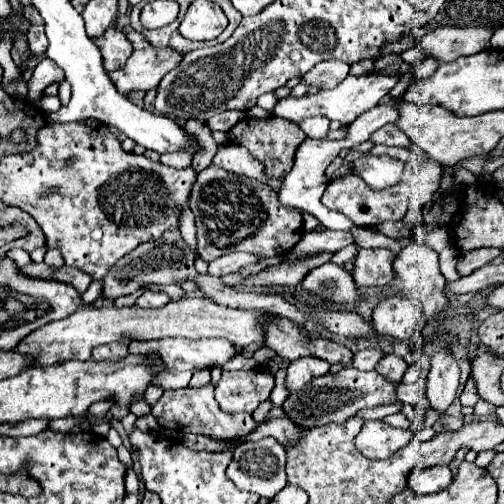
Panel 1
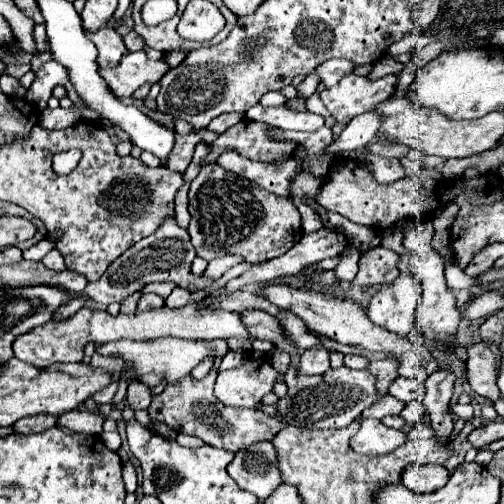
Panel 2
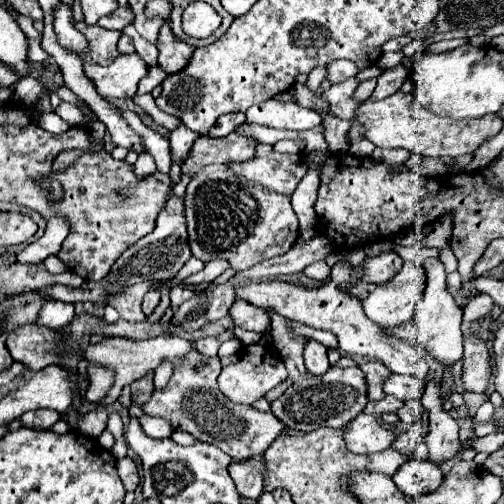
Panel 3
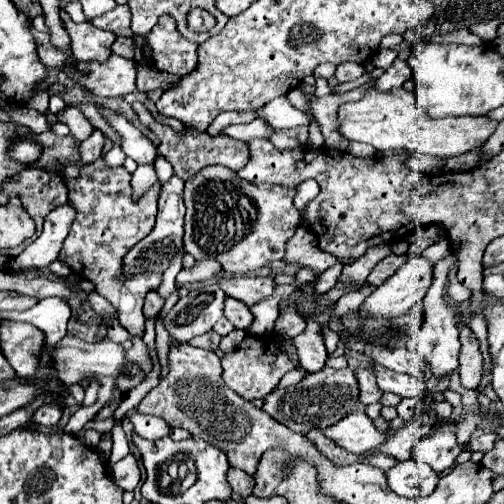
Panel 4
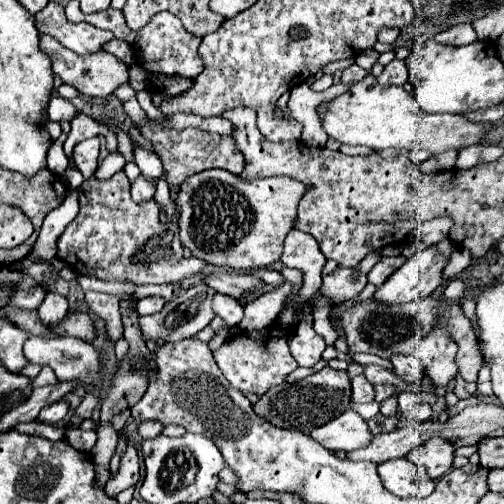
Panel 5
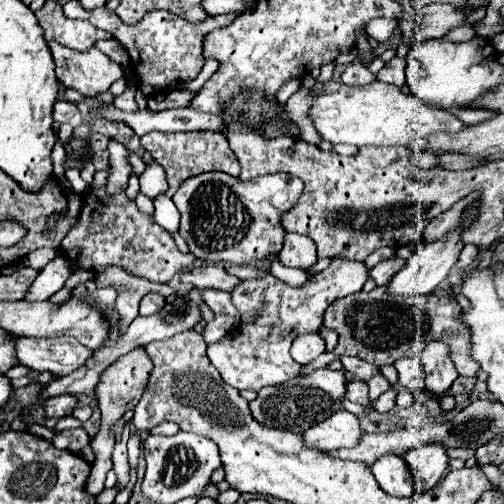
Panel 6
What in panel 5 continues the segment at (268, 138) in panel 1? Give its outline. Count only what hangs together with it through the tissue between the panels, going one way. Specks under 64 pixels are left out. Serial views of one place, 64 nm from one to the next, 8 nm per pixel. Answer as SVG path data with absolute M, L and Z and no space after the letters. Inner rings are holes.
M132 98L128 102L124 102L124 110L128 112L128 116L138 122L142 126L142 134L152 140L154 144L154 152L158 154L158 158L164 164L164 170L168 172L168 184L170 186L180 186L188 176L198 174L202 170L208 168L224 168L232 174L238 174L244 170L244 154L236 148L234 140L230 136L220 136L214 132L204 132L198 128L184 128L184 130L168 130L162 128L158 124L152 124L150 118L146 116L146 112L140 108L138 100Z

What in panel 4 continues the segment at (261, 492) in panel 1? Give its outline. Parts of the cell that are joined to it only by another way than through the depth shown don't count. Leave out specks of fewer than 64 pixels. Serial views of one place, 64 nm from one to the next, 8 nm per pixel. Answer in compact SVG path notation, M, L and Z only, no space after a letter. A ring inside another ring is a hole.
M230 468L230 470L228 470L228 482L232 484L232 490L234 490L236 494L240 494L242 498L252 496L252 490L254 490L254 486L256 486L256 480L254 480L250 474L242 472L240 468Z

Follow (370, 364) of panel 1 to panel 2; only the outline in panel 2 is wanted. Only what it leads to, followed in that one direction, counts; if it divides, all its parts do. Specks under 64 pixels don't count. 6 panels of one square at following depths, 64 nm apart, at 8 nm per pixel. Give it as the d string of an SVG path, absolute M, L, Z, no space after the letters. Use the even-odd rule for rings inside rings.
M346 354L344 356L344 366L348 368L356 368L356 370L366 370L370 364L370 358L360 356L360 354Z

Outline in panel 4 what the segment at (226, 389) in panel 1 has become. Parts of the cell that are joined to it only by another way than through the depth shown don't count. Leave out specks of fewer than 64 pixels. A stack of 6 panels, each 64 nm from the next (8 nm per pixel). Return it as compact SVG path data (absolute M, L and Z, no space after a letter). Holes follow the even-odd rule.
M258 336L258 340L242 340L242 344L228 356L222 358L222 380L224 384L234 390L240 398L252 402L256 398L266 398L268 392L276 388L280 378L294 370L294 364L286 358L286 354L278 348L272 336Z

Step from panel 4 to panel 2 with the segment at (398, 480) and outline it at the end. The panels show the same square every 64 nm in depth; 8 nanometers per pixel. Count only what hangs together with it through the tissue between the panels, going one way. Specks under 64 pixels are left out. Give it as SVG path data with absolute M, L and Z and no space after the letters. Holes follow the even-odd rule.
M416 464L406 468L402 476L402 484L410 488L416 494L428 494L444 488L444 484L450 480L450 472L444 466L432 466L432 464Z

